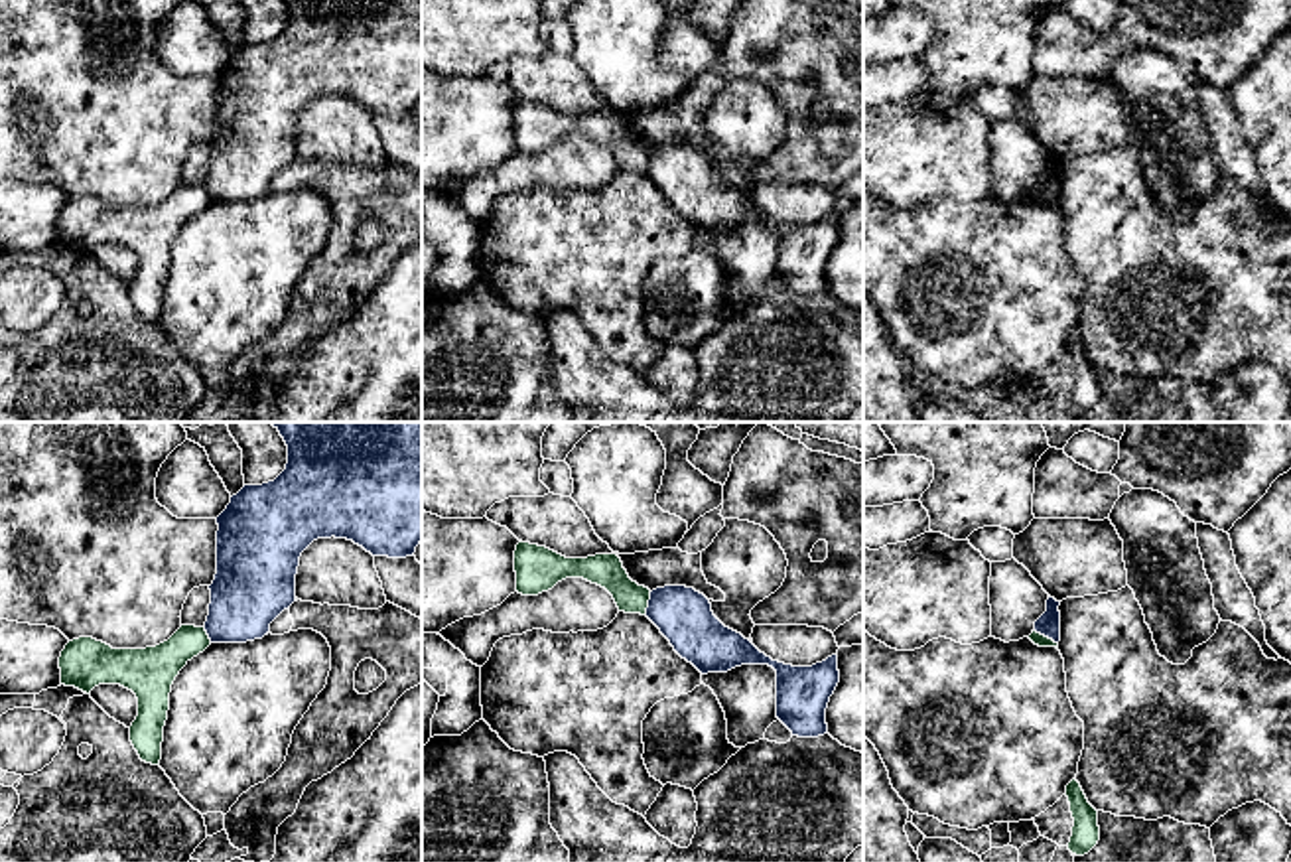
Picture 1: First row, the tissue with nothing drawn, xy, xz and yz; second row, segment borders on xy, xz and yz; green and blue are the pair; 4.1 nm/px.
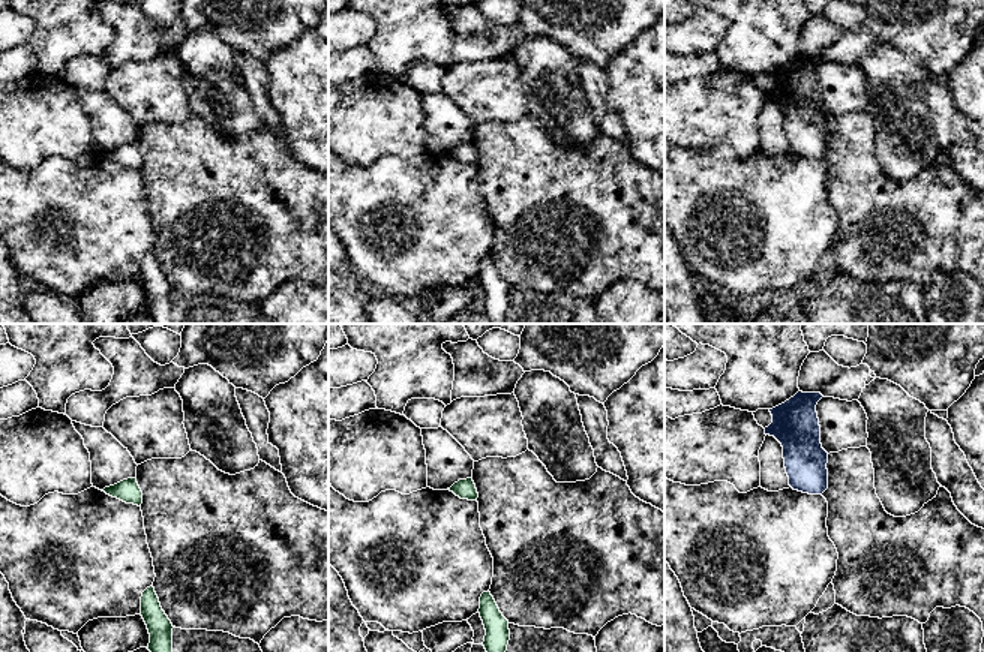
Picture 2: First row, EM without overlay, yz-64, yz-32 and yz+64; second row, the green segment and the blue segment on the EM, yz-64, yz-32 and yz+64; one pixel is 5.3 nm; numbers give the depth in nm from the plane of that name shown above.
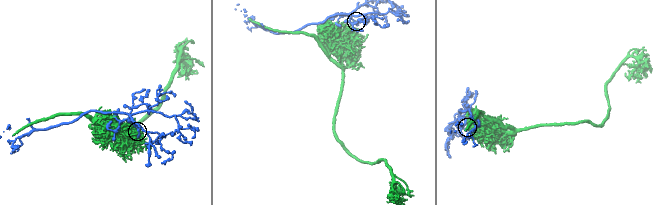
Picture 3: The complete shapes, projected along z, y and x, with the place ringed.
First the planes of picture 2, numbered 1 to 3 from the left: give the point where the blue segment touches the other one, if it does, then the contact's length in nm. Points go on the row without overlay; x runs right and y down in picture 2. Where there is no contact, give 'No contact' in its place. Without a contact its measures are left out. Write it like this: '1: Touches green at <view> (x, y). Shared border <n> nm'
1: No contact
2: No contact
3: No contact

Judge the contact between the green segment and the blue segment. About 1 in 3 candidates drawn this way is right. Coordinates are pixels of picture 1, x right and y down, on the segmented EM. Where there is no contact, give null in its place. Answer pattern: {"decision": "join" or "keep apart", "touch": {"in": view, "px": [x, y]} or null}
{"decision": "keep apart", "touch": {"in": "yz", "px": [1043, 636]}}

